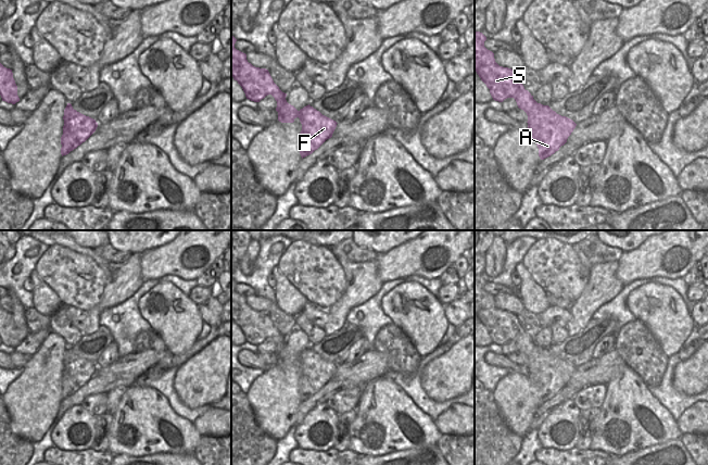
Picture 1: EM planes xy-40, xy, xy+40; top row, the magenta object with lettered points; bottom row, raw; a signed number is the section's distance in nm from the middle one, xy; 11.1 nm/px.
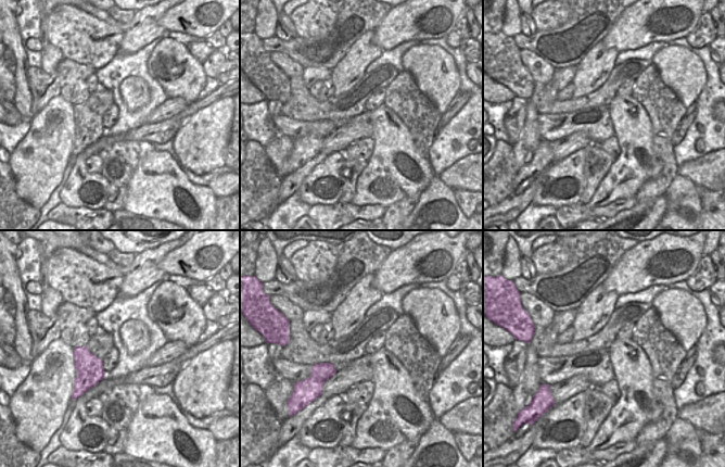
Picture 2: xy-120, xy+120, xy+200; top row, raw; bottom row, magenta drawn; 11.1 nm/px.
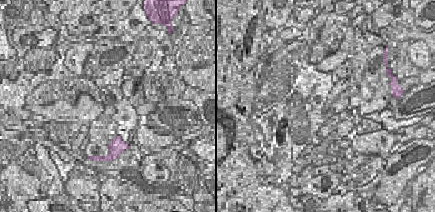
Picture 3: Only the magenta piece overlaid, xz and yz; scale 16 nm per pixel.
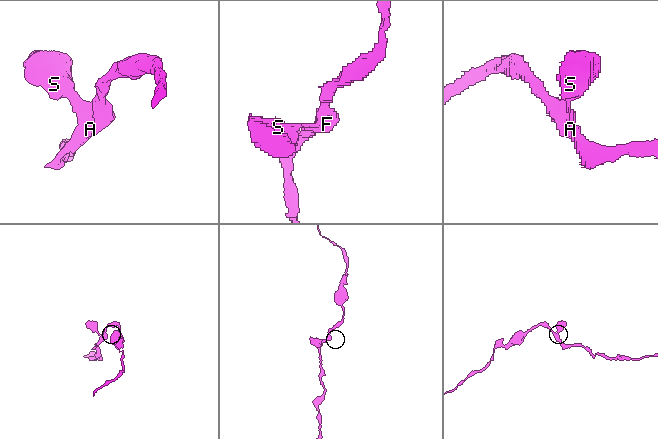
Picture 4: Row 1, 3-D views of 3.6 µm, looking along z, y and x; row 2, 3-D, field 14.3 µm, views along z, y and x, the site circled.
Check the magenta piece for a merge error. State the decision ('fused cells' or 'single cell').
single cell

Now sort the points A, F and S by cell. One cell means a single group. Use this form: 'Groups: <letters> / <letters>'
Groups: A F S.

